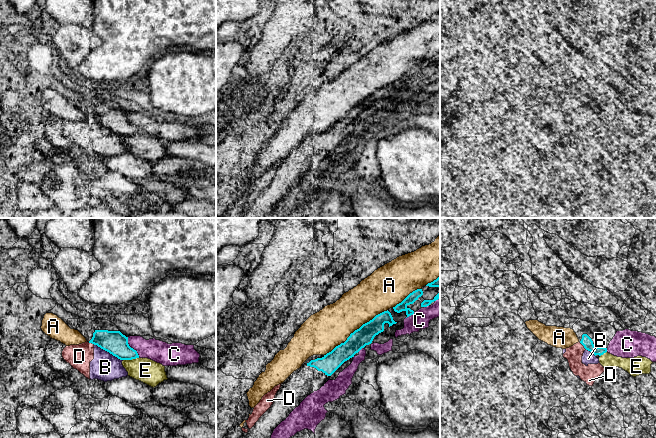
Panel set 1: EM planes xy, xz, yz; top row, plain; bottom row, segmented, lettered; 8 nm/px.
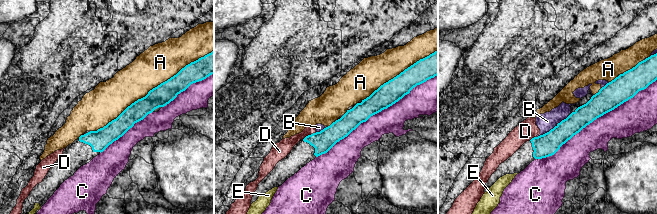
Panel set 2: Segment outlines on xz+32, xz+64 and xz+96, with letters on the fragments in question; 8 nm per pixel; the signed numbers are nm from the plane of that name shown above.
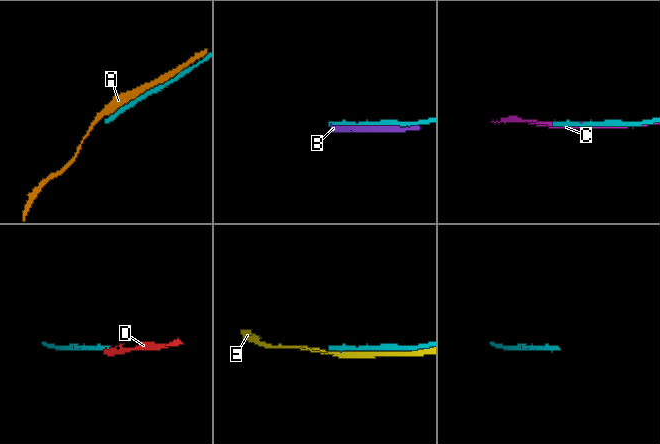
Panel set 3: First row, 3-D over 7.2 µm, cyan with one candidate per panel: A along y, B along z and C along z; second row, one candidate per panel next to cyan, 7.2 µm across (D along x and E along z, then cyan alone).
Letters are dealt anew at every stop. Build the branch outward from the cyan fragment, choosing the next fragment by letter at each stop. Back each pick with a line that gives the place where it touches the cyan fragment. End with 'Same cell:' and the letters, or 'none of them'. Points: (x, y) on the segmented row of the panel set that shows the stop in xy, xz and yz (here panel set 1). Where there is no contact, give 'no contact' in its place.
Same cell: none of them

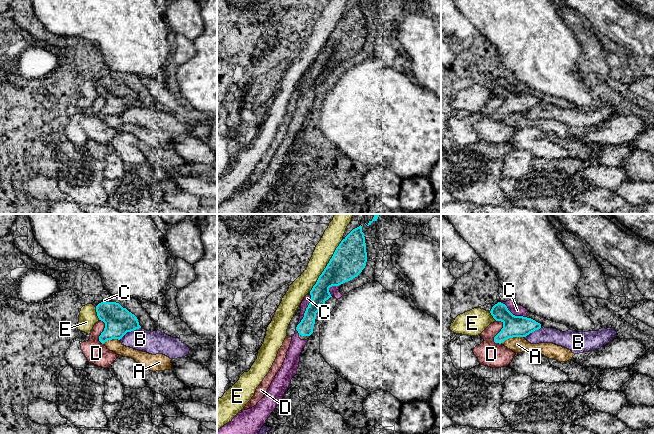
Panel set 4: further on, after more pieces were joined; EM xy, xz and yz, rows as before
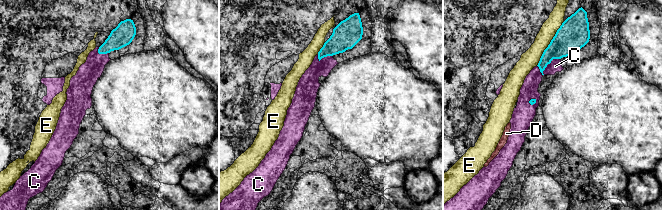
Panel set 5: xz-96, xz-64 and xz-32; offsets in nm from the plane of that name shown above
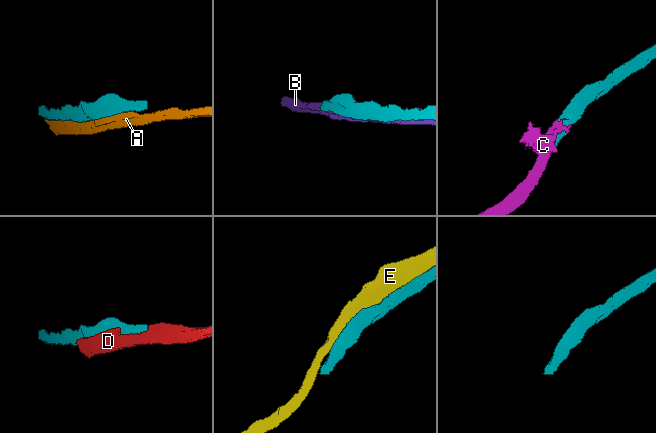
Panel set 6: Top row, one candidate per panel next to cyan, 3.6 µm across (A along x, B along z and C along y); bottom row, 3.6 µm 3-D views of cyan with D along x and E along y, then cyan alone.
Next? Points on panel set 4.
C: xz (306, 309)
Same cell: C

